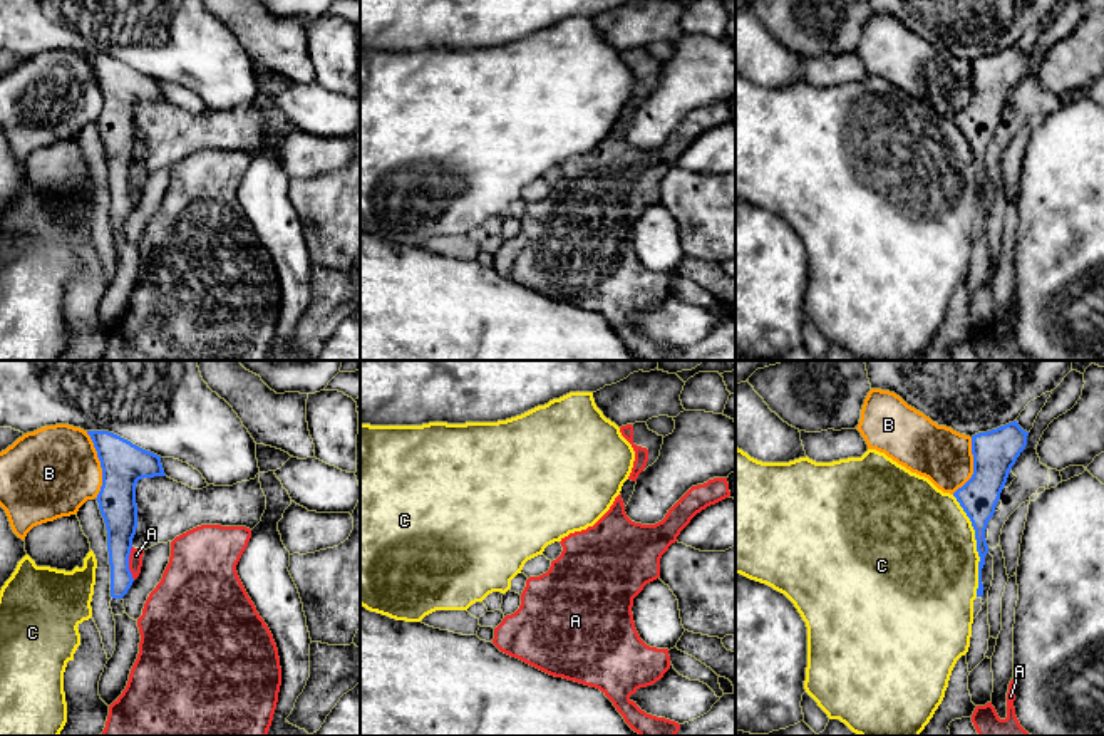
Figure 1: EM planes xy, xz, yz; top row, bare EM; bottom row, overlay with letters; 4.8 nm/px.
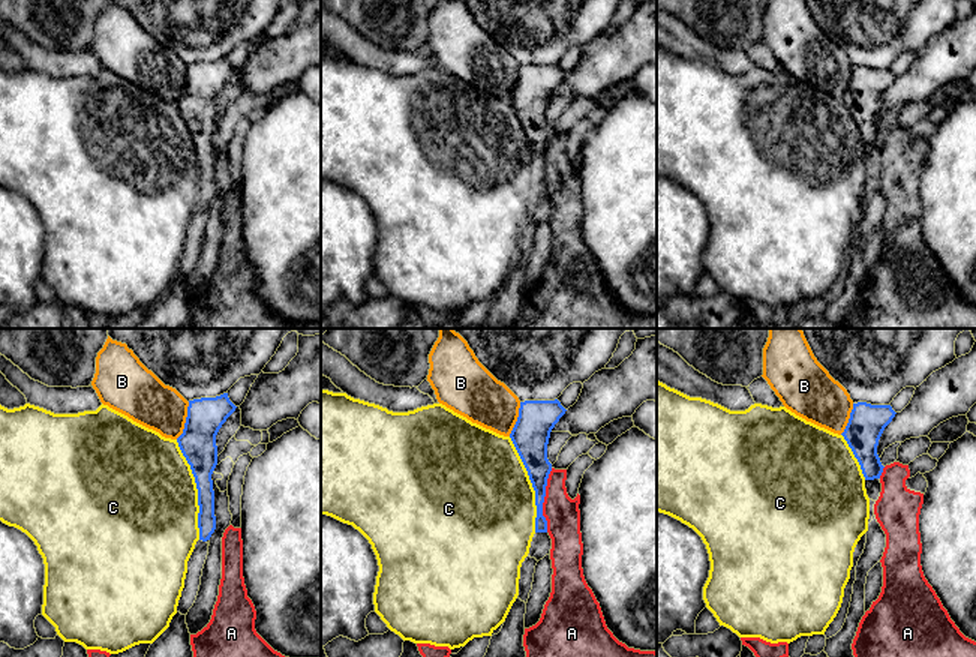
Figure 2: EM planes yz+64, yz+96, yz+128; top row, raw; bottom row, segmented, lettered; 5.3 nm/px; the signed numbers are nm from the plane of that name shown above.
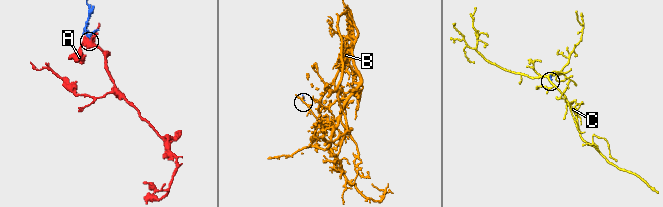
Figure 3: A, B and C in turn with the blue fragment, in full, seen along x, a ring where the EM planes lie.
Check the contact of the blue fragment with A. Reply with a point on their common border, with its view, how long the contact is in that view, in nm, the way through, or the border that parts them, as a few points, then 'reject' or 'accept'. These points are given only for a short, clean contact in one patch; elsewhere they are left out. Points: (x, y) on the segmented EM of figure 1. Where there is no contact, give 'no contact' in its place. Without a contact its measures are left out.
meets blue in xy at (128, 564); contact 160 nm long; border along xy (131, 547), (129, 572), (134, 579); reject

